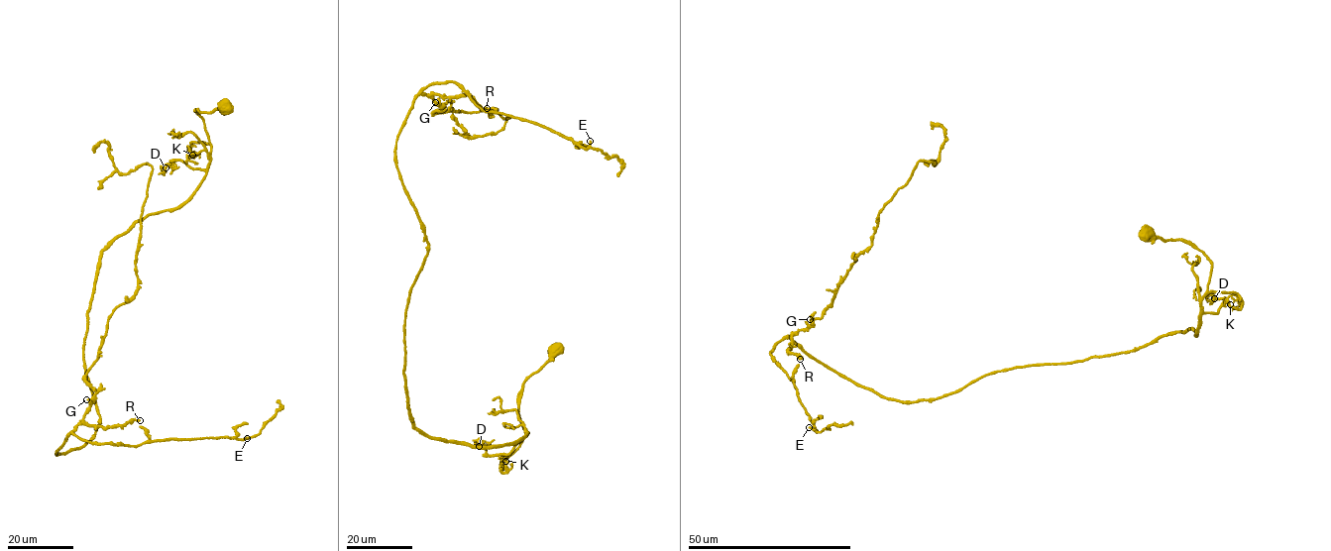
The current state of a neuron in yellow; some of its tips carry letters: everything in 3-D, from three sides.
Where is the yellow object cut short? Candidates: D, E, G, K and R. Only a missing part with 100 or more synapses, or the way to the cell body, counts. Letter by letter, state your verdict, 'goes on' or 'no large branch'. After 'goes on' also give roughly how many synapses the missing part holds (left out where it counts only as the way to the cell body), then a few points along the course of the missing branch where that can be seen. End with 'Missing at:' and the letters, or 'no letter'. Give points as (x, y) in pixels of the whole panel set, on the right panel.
D: no large branch
E: goes on; about 140 synapses; missing branch runs (809, 427), (809, 437), (821, 441), (826, 424), (832, 428), (830, 435), (833, 433), (836, 410)
G: no large branch
K: no large branch
R: no large branch
Missing at: E

